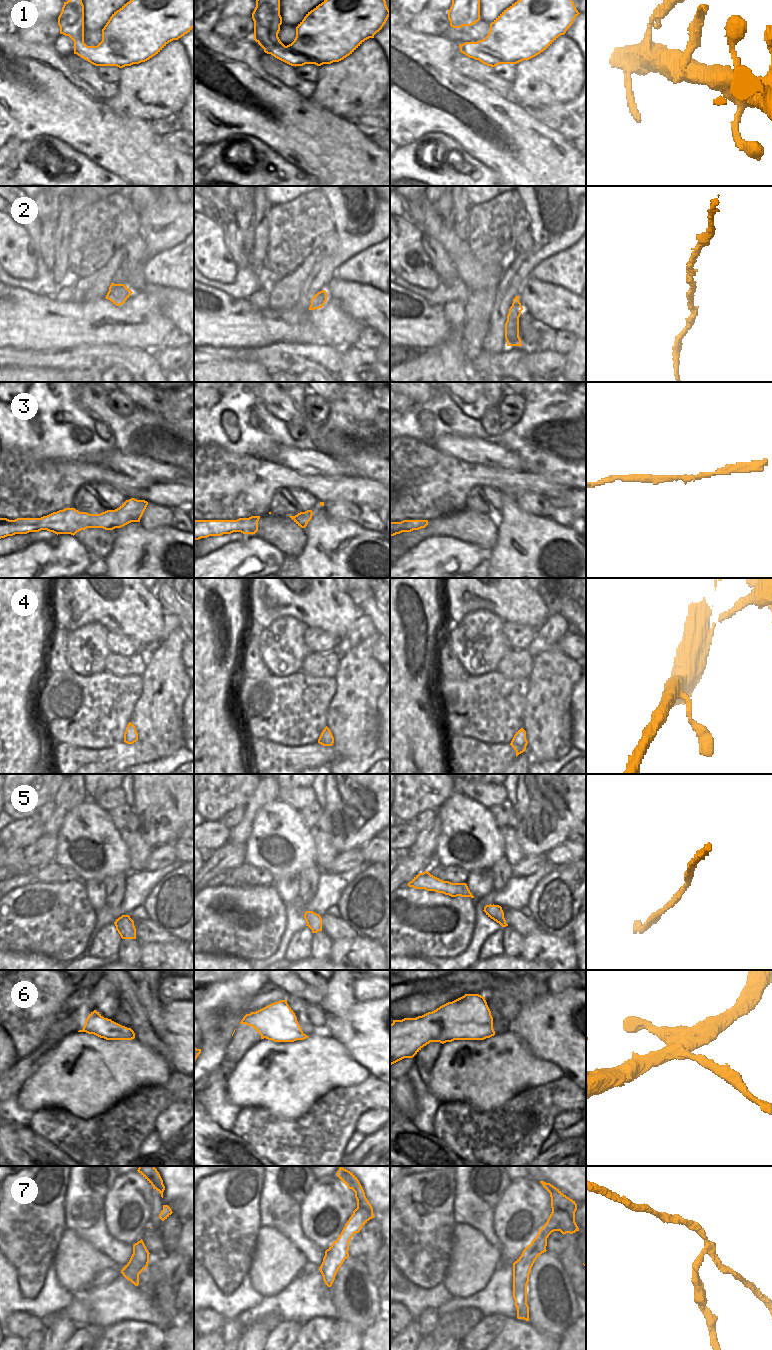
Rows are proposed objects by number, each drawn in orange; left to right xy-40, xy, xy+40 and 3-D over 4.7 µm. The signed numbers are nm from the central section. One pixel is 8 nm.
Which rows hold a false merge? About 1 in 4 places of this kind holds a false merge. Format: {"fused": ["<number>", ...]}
{"fused": ["7"]}

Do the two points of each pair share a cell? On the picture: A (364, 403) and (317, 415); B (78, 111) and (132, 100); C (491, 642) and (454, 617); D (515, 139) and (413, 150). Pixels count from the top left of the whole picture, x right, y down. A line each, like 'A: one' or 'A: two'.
A: two
B: two
C: two
D: two

